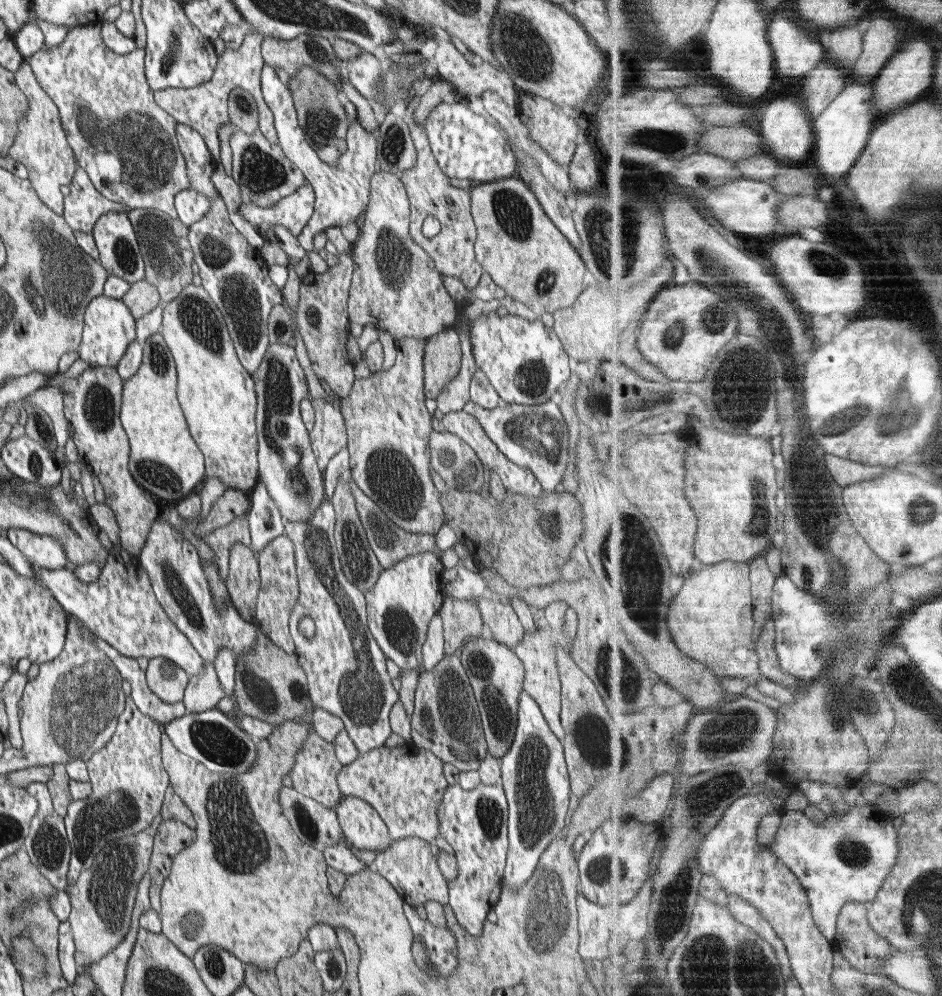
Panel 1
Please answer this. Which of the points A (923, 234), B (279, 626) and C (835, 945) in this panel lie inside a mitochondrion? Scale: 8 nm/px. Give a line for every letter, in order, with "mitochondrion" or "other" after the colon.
A: mitochondrion
B: other
C: other

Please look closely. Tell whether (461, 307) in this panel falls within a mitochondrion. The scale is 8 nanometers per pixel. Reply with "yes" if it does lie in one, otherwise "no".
no

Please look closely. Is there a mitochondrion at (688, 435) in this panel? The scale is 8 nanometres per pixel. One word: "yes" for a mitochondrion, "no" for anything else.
no

